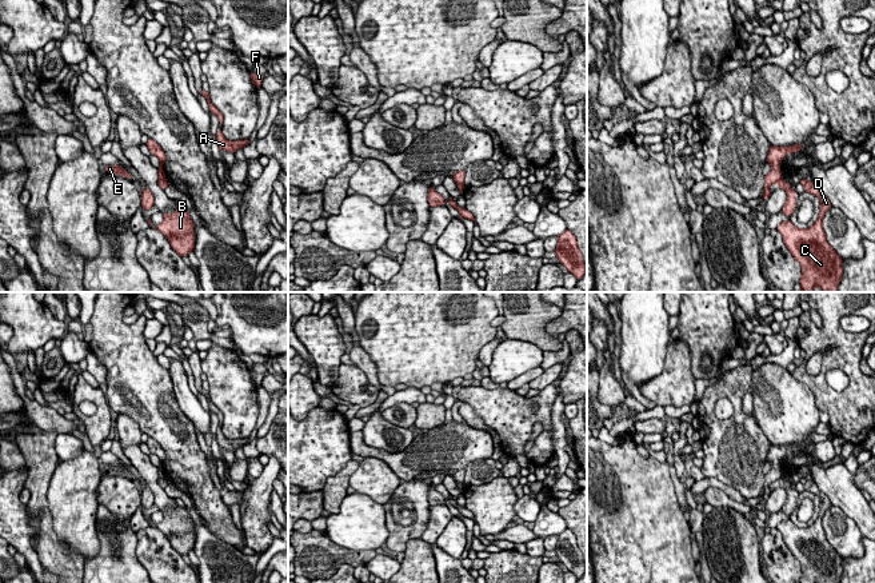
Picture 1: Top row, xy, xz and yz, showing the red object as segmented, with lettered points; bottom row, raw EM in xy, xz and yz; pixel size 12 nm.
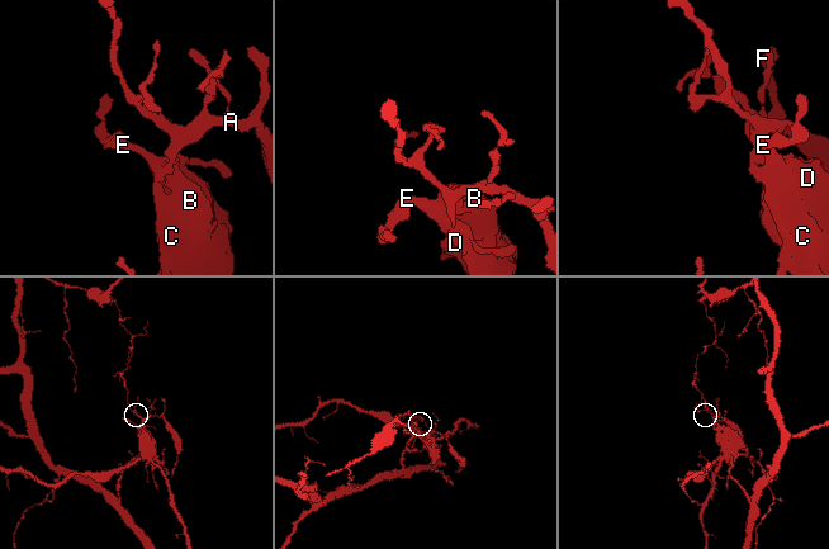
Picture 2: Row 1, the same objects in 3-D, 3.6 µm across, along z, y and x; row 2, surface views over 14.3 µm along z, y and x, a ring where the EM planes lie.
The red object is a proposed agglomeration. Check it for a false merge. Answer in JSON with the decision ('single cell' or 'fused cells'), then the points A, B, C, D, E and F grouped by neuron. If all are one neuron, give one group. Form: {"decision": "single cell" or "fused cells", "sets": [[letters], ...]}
{"decision": "fused cells", "sets": [["A", "F"], ["B", "C", "D", "E"]]}

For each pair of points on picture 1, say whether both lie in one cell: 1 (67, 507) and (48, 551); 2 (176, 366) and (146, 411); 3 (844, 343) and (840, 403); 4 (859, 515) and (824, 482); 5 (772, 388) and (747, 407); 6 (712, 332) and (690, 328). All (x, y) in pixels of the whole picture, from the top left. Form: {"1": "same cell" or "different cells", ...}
{"1": "different cells", "2": "different cells", "3": "same cell", "4": "same cell", "5": "different cells", "6": "same cell"}

